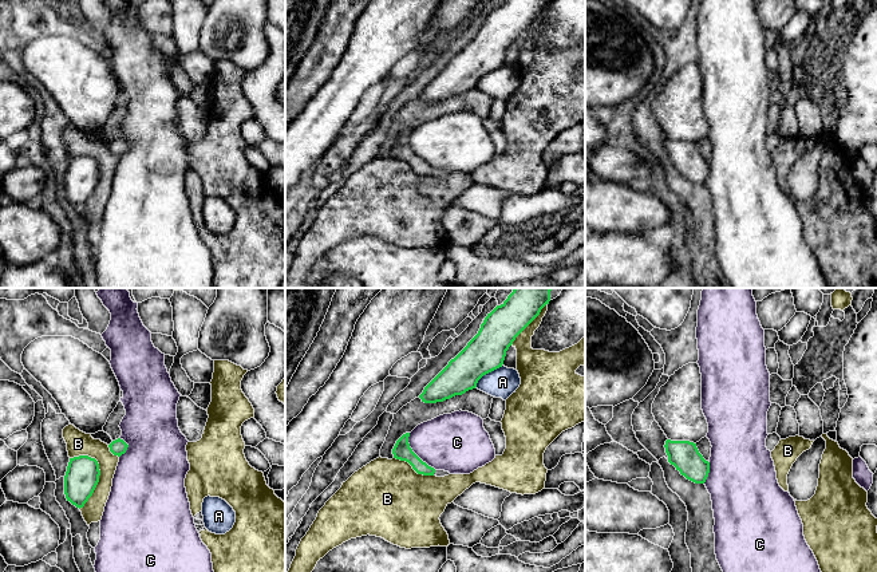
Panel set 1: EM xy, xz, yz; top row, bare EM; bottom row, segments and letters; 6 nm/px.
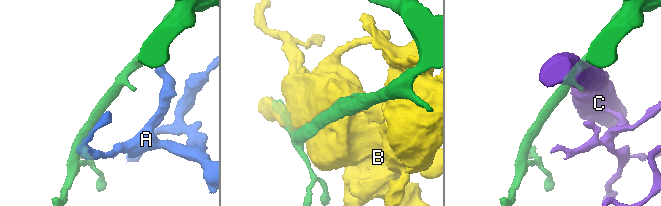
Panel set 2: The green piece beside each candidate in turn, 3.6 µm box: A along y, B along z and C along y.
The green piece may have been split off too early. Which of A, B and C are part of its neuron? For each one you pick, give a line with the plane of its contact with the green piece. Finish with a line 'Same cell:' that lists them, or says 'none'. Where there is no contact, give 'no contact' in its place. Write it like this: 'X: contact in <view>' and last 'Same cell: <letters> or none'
Same cell: none

